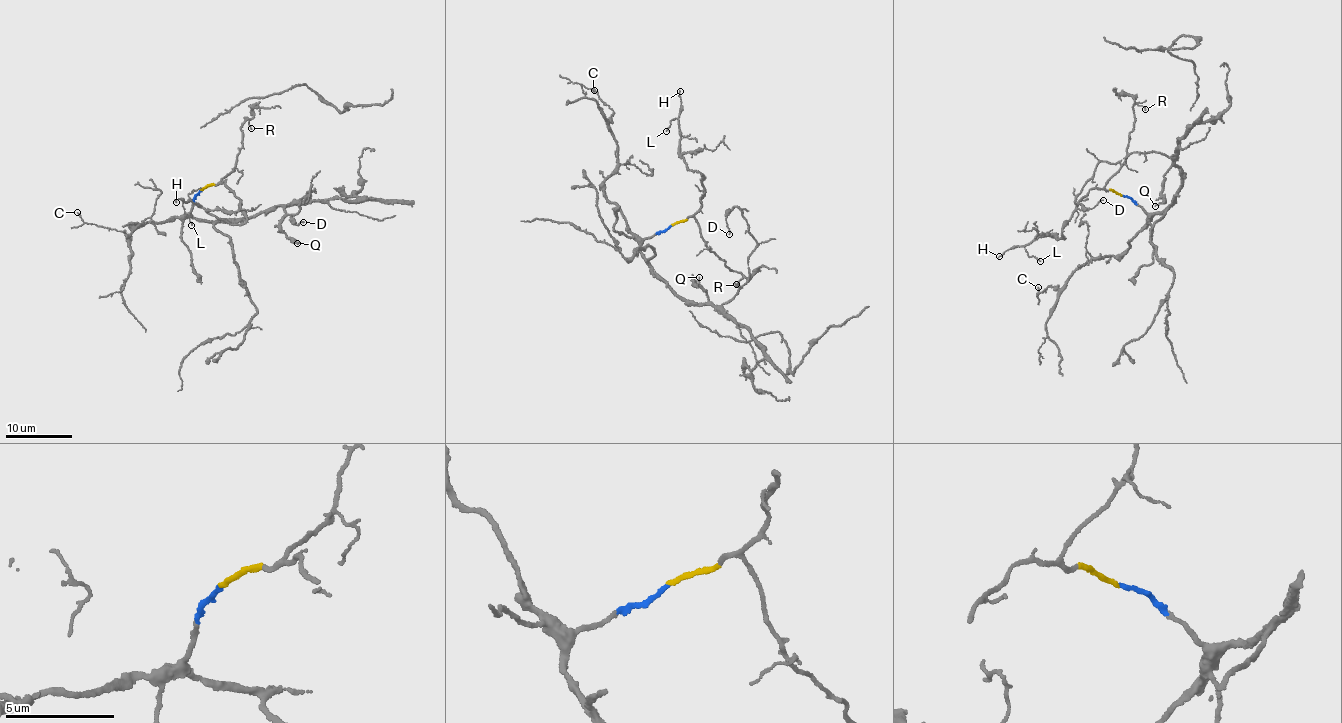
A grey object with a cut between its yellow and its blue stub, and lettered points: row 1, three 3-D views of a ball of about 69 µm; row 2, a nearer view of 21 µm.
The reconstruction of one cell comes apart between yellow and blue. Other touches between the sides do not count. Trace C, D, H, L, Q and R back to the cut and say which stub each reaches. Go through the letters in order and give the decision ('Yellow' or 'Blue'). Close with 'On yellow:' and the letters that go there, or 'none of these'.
C: Blue
D: Blue
H: Yellow
L: Yellow
Q: Blue
R: Yellow
On yellow: H, L, R

